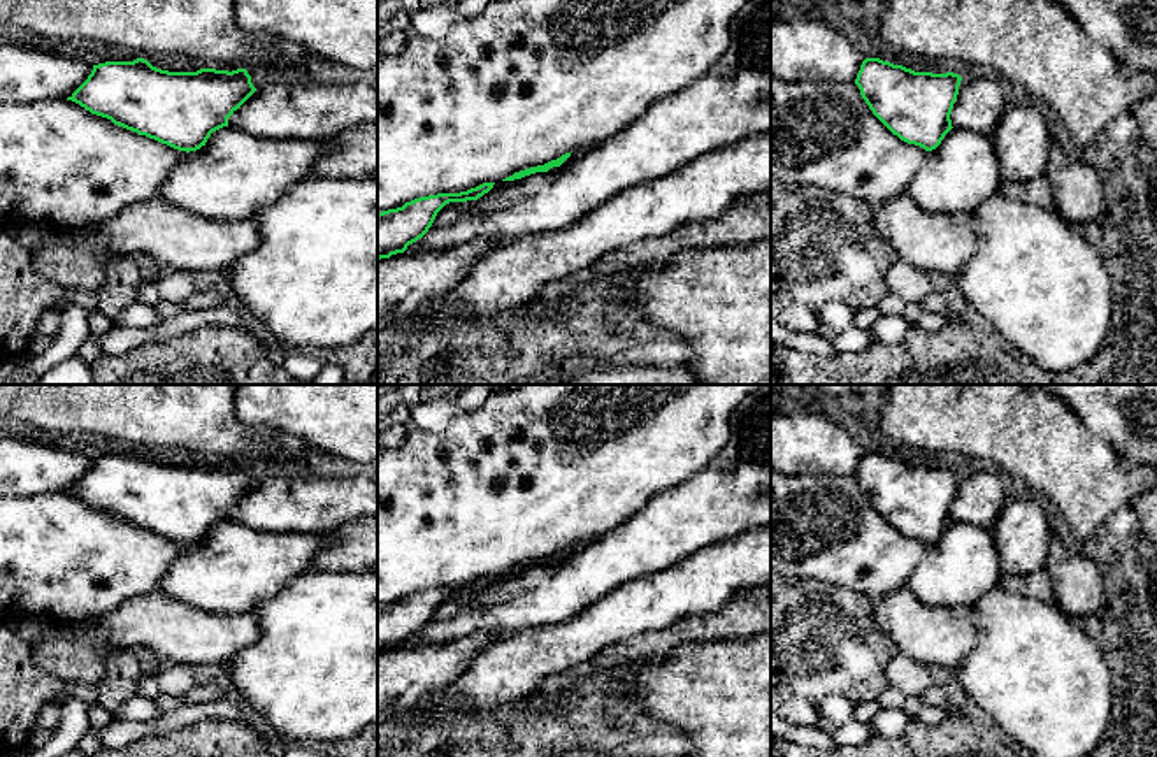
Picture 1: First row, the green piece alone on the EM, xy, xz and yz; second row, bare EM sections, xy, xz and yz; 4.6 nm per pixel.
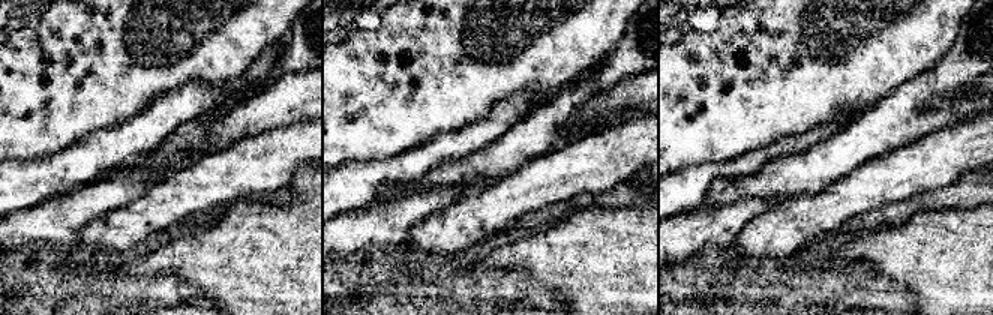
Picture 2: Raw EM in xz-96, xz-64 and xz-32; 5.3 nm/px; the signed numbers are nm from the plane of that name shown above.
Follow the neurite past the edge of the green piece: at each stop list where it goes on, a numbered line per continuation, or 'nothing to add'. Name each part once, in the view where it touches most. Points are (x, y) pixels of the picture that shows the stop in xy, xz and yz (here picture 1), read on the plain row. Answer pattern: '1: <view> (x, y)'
nothing to add

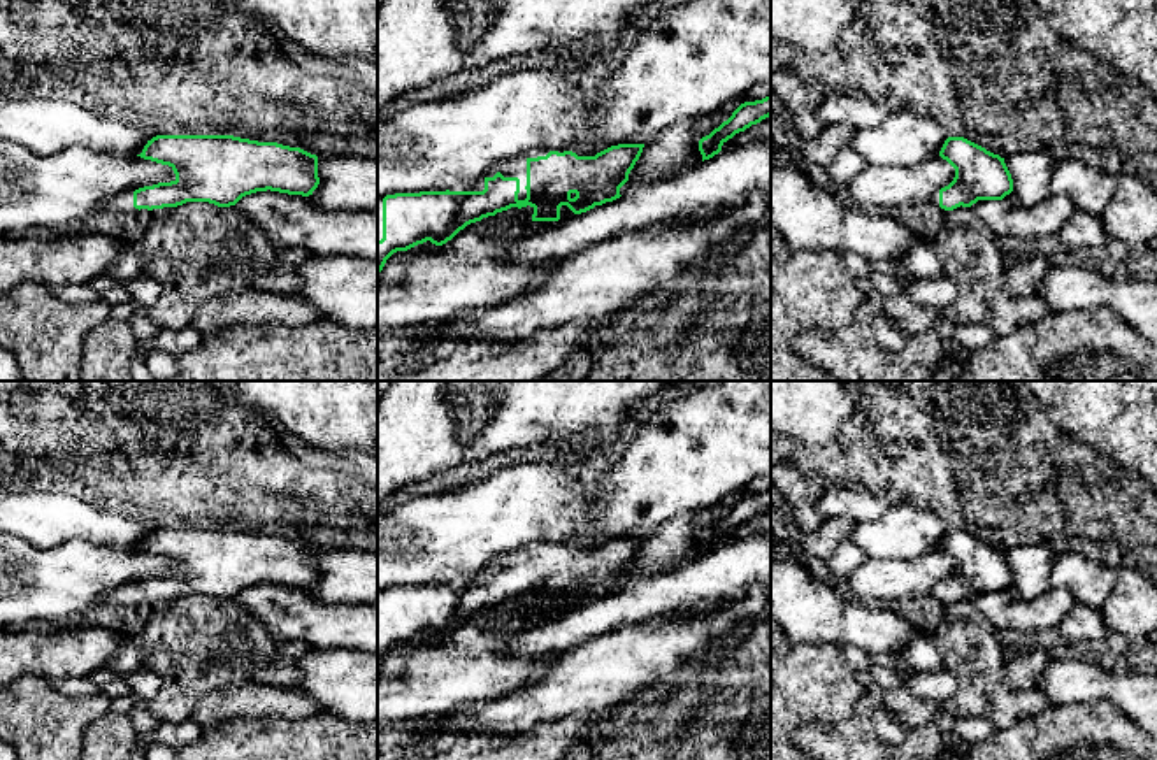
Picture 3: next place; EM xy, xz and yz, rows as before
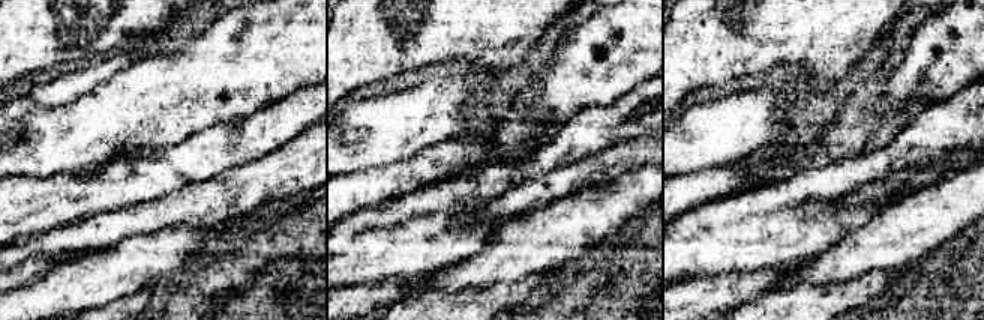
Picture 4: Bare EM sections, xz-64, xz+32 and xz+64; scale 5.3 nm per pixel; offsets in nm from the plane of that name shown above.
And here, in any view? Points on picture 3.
1: xz (517, 560)

